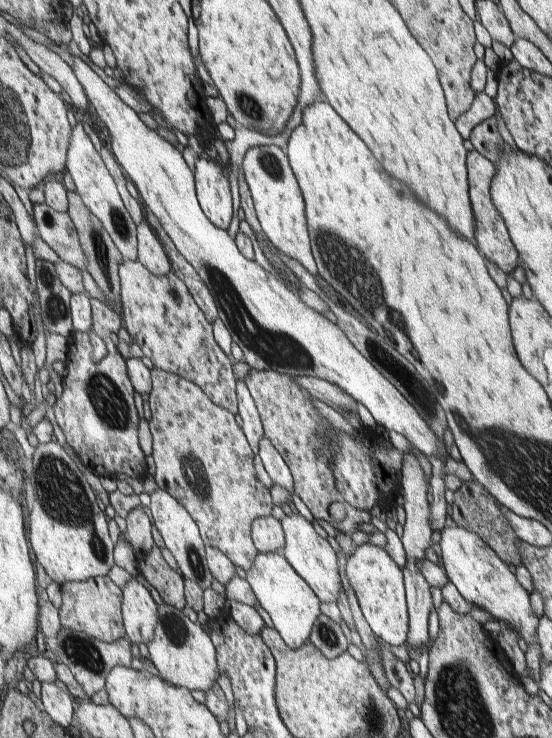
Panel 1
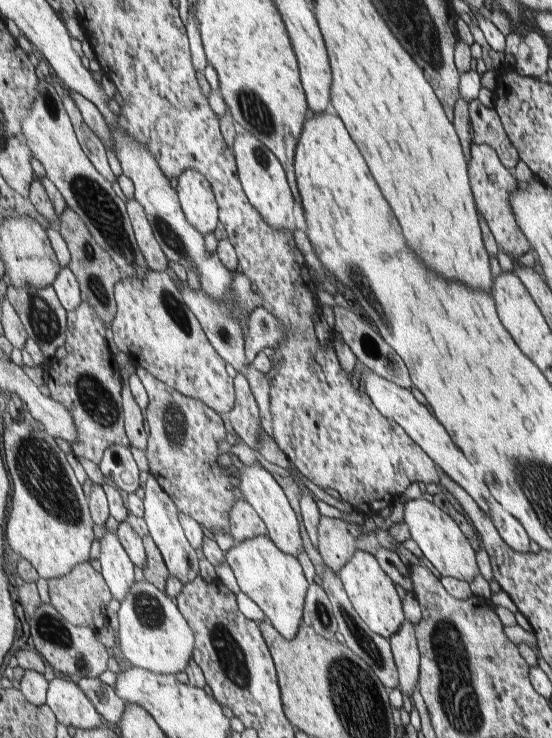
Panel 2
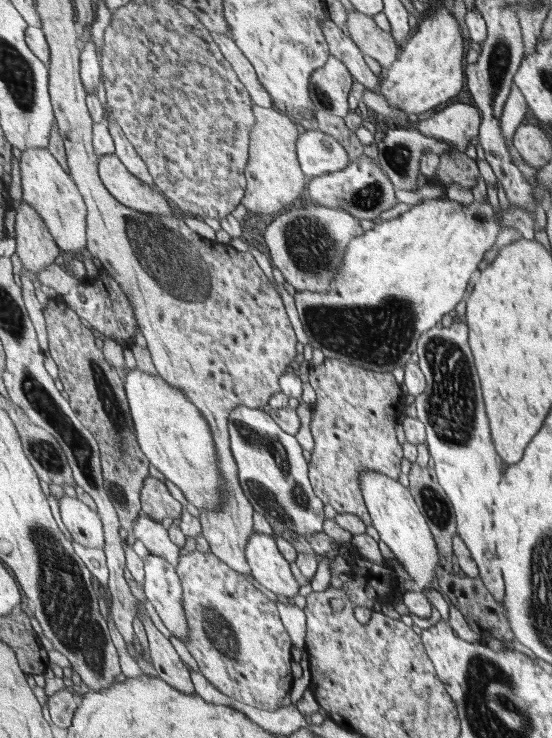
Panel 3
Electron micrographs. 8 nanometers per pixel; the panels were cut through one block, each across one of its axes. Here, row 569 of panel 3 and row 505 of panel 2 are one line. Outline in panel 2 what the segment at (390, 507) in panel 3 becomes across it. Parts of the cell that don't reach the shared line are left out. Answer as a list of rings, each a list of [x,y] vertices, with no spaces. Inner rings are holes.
[[[422,496],[419,499],[408,500],[404,506],[404,520],[411,528],[412,540],[419,545],[423,555],[436,567],[441,576],[458,578],[470,583],[475,575],[480,574],[473,544],[459,528],[459,524],[433,501],[429,502]]]

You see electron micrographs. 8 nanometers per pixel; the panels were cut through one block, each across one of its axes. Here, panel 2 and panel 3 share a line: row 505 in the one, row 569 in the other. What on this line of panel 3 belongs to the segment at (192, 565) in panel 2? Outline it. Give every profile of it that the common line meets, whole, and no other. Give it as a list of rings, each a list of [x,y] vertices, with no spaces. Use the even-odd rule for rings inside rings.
[[[150,553],[144,558],[146,599],[155,608],[163,624],[183,643],[188,640],[189,623],[183,607],[183,586],[177,568],[162,556]]]

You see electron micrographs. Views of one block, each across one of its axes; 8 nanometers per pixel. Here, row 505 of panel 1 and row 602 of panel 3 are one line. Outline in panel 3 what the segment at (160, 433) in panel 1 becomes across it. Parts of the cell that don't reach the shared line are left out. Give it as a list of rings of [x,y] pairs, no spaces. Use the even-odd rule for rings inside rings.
[[[196,550],[182,554],[176,568],[184,589],[185,617],[191,628],[184,645],[197,662],[202,675],[223,694],[249,706],[270,712],[283,707],[281,704],[293,686],[293,674],[291,674],[293,642],[286,625],[282,622],[277,604],[211,550],[207,554]]]

